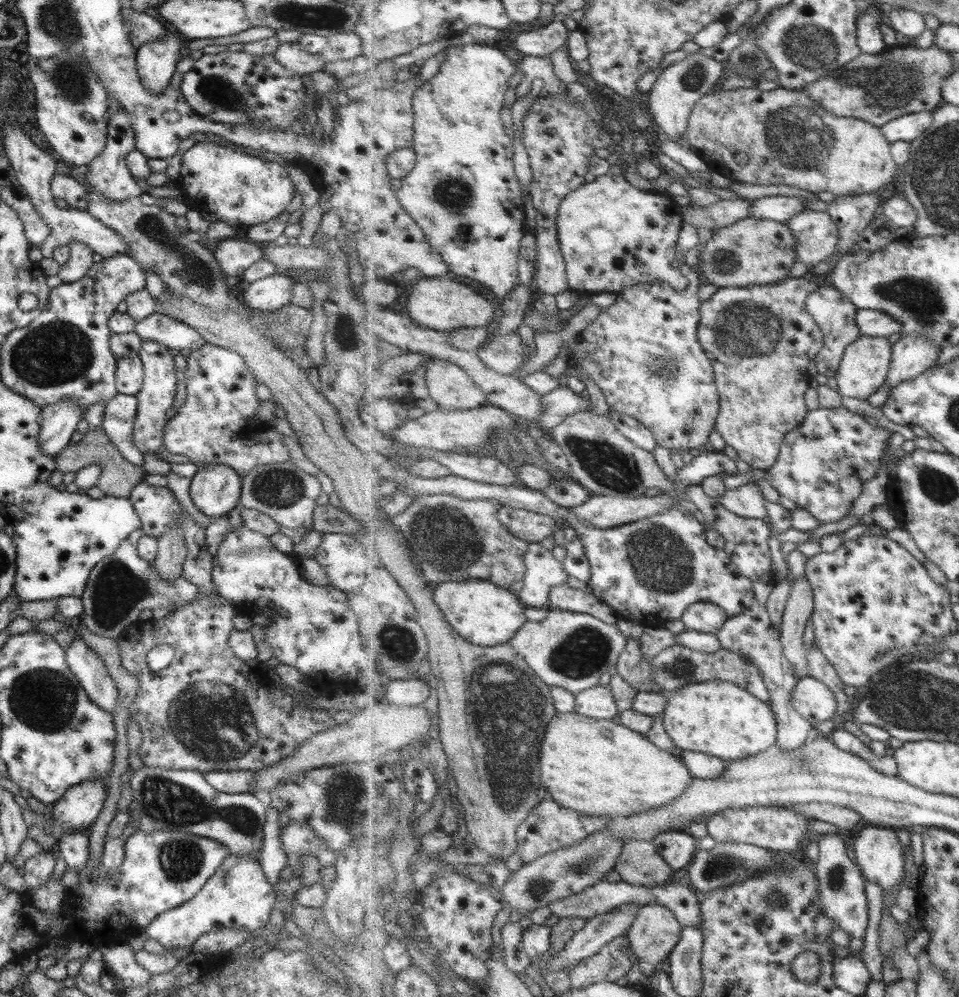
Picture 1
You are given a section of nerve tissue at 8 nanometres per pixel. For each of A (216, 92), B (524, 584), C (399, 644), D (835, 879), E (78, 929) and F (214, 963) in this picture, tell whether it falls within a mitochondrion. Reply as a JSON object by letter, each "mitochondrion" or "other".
{"A":"mitochondrion","B":"other","C":"mitochondrion","D":"mitochondrion","E":"other","F":"other"}

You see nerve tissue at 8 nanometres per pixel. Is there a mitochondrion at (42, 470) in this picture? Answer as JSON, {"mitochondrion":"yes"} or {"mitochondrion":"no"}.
{"mitochondrion":"no"}

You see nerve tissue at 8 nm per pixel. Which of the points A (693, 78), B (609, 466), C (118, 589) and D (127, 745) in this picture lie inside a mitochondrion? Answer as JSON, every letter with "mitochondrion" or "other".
{"A":"mitochondrion","B":"mitochondrion","C":"mitochondrion","D":"other"}

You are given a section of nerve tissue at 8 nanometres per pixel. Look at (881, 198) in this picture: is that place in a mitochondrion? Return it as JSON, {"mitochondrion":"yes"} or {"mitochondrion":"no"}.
{"mitochondrion":"no"}

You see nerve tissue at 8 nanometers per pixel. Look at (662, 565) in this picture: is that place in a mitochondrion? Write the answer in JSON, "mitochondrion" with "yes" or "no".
{"mitochondrion":"yes"}

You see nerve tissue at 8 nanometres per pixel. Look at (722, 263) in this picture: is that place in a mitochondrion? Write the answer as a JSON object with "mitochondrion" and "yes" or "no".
{"mitochondrion":"yes"}

